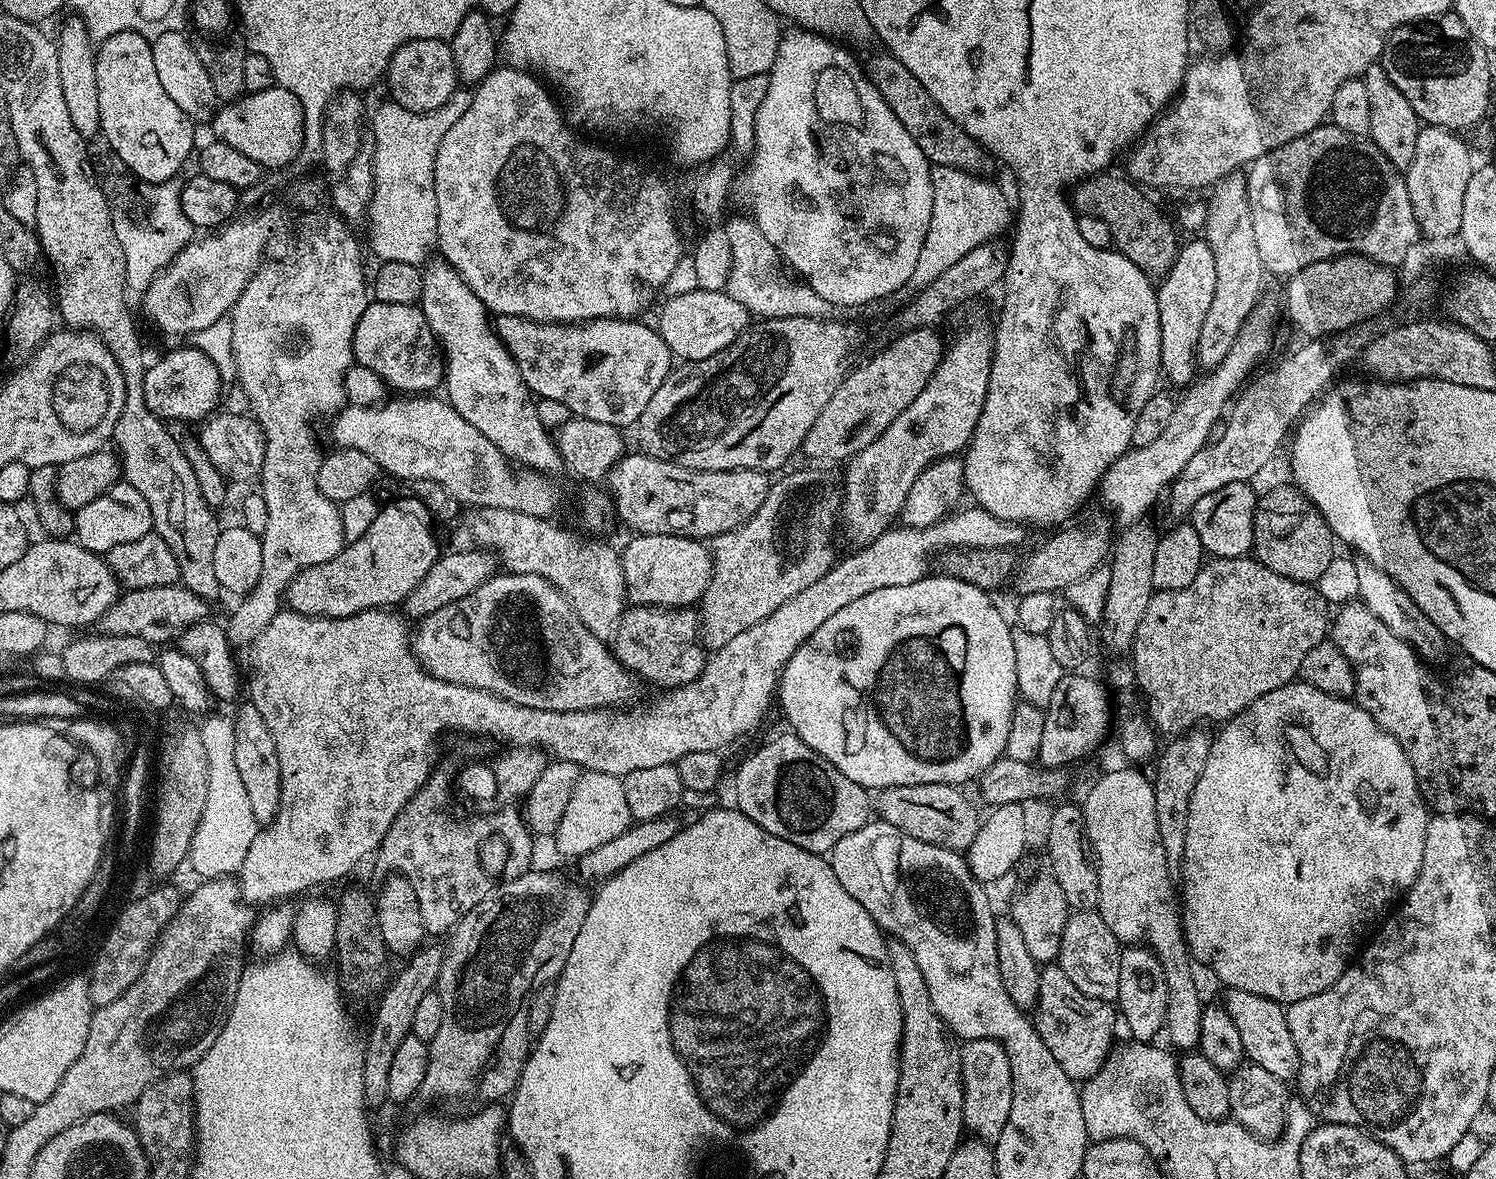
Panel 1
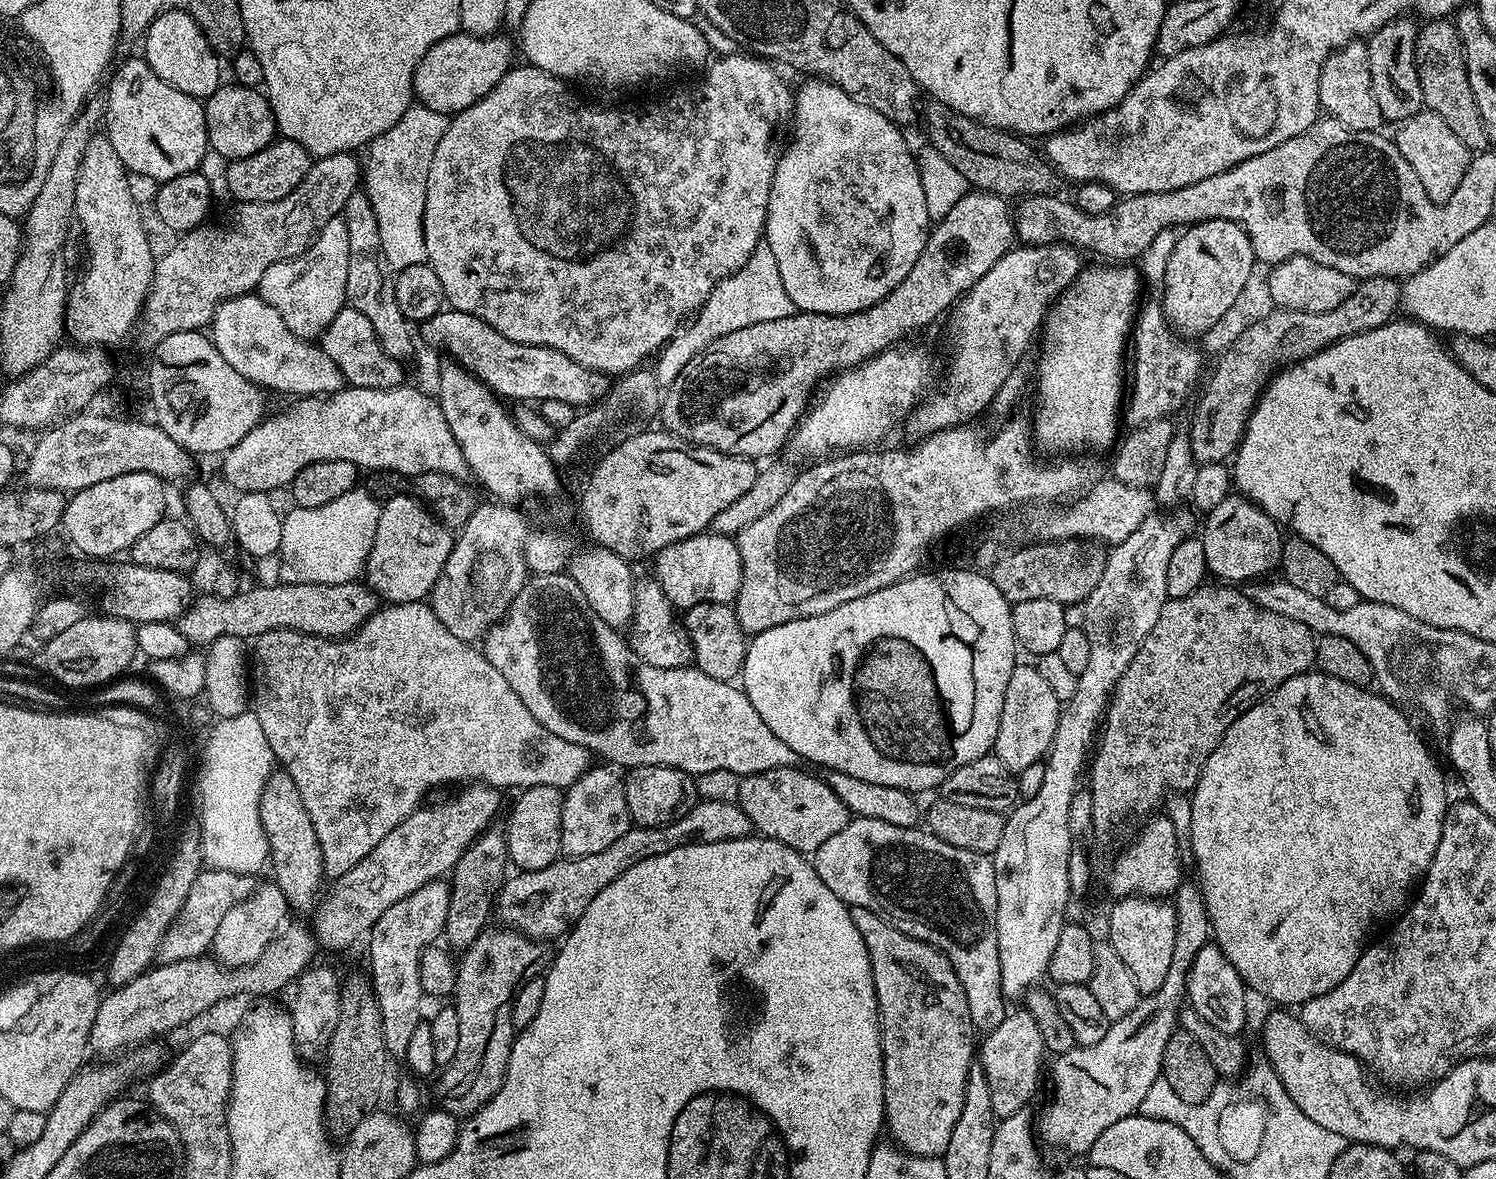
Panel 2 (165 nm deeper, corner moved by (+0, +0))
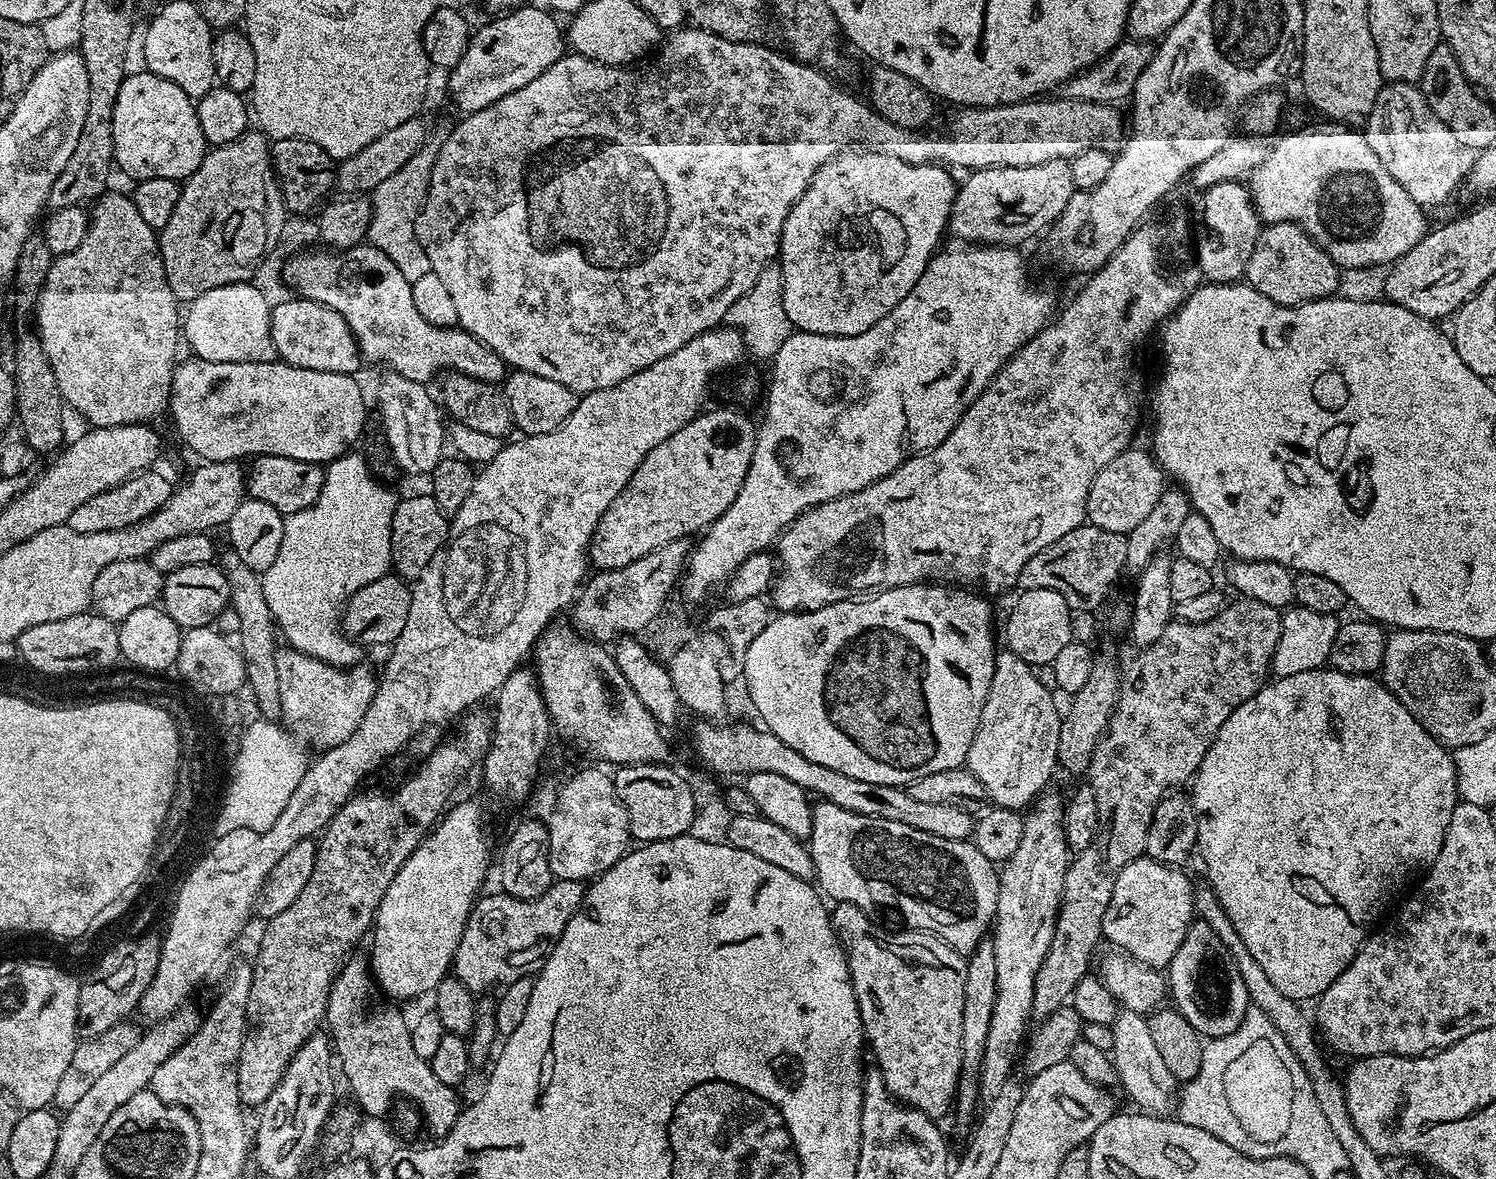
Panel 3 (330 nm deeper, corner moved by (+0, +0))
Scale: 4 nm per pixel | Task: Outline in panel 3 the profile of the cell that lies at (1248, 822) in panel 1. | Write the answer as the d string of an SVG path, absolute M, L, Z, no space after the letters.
M1323 666L1306 670L1304 673L1291 674L1290 677L1277 676L1272 682L1273 684L1271 682L1265 683L1254 695L1246 698L1246 702L1242 702L1242 706L1238 706L1238 710L1234 710L1234 714L1230 714L1230 718L1226 718L1226 722L1222 722L1222 730L1218 730L1218 738L1214 738L1210 750L1206 750L1206 758L1202 758L1195 776L1190 781L1190 789L1192 788L1190 799L1198 822L1198 838L1196 839L1198 856L1204 859L1204 868L1208 871L1207 883L1211 885L1214 894L1217 895L1222 909L1229 916L1230 922L1233 923L1239 937L1245 942L1246 948L1250 950L1250 954L1254 956L1258 965L1262 966L1263 973L1266 974L1267 978L1270 978L1270 982L1274 984L1275 989L1281 991L1287 998L1297 1002L1305 1002L1304 1000L1312 1002L1331 986L1334 978L1338 978L1338 974L1342 974L1342 970L1346 970L1346 966L1350 966L1350 962L1360 952L1360 947L1363 946L1364 941L1368 939L1373 931L1374 925L1372 923L1387 910L1388 903L1407 886L1408 880L1414 879L1413 881L1415 881L1421 874L1427 873L1432 863L1438 858L1438 854L1442 850L1442 842L1446 838L1446 826L1450 826L1450 814L1454 814L1454 806L1458 802L1456 795L1456 767L1452 761L1452 752L1430 735L1414 718L1414 714L1410 714L1410 710L1406 710L1406 706L1402 706L1402 702L1398 702L1398 698L1394 698L1392 691L1379 679L1372 676L1346 674L1334 667Z

